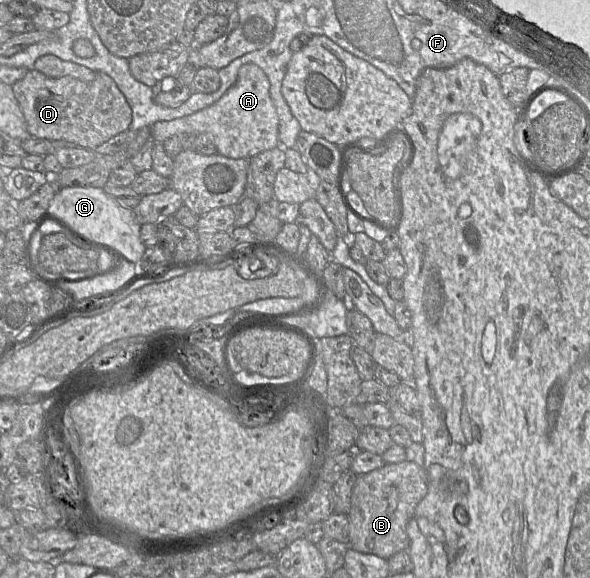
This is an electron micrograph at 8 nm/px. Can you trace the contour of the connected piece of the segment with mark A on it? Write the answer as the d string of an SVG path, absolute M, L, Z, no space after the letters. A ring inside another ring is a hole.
M254 63L242 65L234 85L212 105L187 116L155 122L149 129L155 143L163 143L174 135L208 134L218 154L231 159L251 159L280 145L279 117L270 96L270 81L263 69Z

